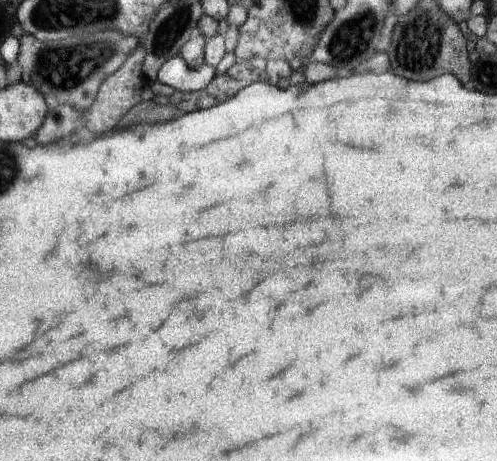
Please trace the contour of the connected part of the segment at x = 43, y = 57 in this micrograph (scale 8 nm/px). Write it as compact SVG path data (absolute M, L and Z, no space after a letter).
M116 30L72 36L58 42L42 42L25 34L19 40L21 81L31 84L44 97L49 109L56 106L72 106L76 110L88 110L106 77L124 66L128 55L138 45L134 38L120 34Z

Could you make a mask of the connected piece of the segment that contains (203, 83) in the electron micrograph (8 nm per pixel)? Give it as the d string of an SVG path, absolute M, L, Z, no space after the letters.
M178 54L160 67L157 83L171 86L175 91L200 92L216 78L216 75L216 69L206 63L202 63L198 68L190 68Z

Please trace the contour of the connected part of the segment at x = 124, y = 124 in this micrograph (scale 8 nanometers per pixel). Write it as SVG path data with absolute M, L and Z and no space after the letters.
M141 102L136 106L136 120L134 116L126 116L120 119L120 124L116 124L111 132L116 130L124 130L124 128L132 128L133 126L140 126L145 124L158 124L161 122L168 122L181 114L175 106L162 106L156 102Z

